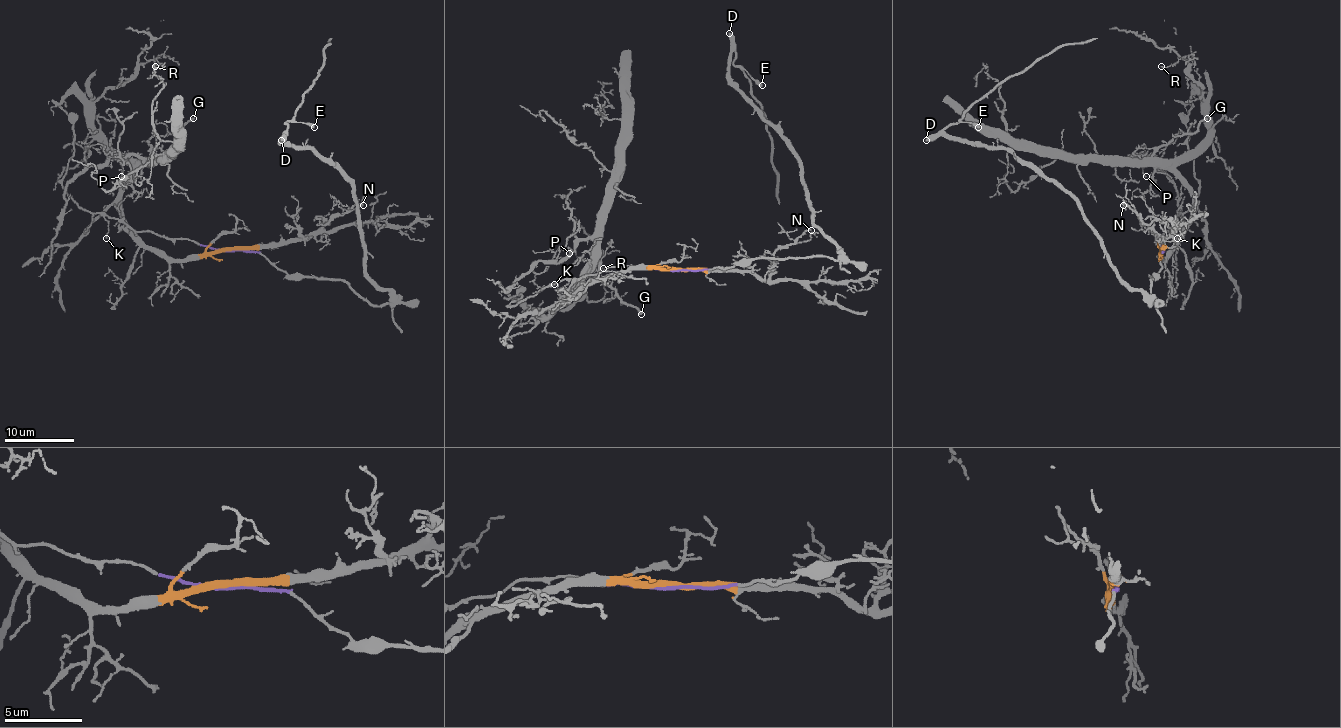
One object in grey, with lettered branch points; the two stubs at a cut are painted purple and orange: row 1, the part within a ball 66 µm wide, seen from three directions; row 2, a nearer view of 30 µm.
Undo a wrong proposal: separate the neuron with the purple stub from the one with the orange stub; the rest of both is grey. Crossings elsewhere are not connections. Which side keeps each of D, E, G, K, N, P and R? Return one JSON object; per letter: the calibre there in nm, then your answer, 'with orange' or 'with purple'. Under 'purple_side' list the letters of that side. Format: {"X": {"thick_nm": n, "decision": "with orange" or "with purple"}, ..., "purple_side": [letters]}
{"D": {"thick_nm": 440, "decision": "with purple"}, "E": {"thick_nm": 340, "decision": "with purple"}, "G": {"thick_nm": 240, "decision": "with orange"}, "K": {"thick_nm": 90, "decision": "with purple"}, "N": {"thick_nm": 80, "decision": "with orange"}, "P": {"thick_nm": 60, "decision": "with orange"}, "R": {"thick_nm": 100, "decision": "with orange"}, "purple_side": ["D", "E", "K"]}

